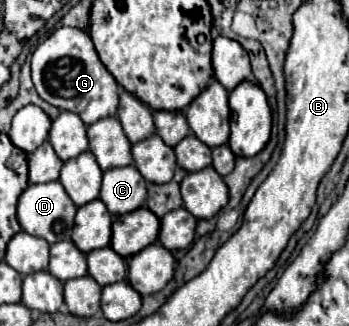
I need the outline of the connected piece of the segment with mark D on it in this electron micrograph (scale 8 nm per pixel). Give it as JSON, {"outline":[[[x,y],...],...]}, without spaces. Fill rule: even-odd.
{"outline":[[[50,181],[44,185],[28,185],[28,189],[18,199],[18,223],[22,231],[46,239],[48,243],[70,239],[74,229],[74,215],[76,215],[76,205],[70,201],[60,181]]]}

